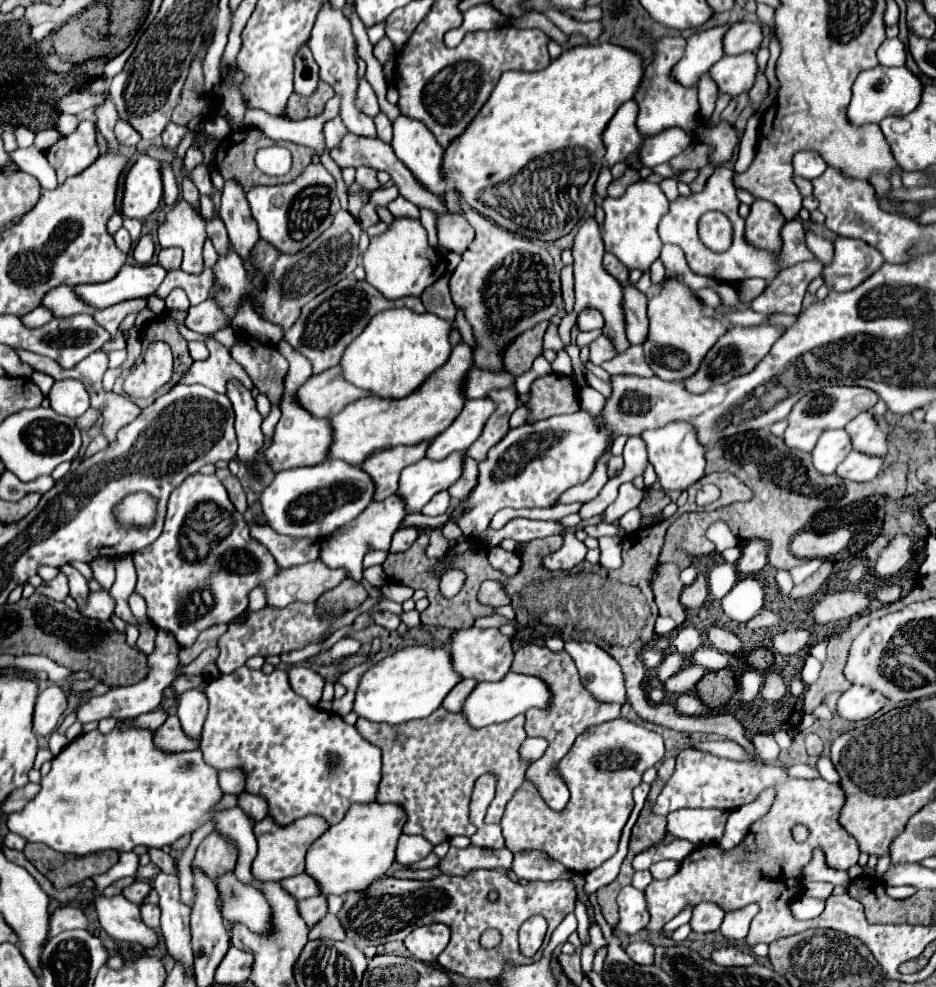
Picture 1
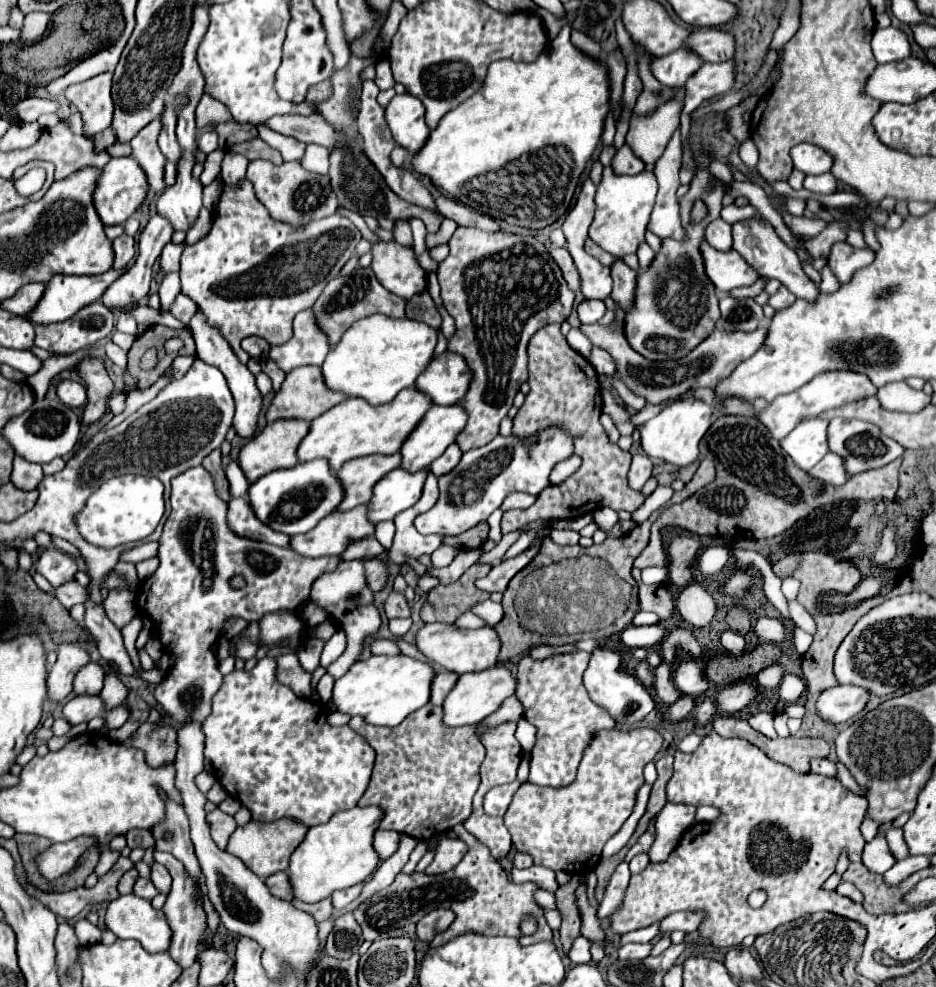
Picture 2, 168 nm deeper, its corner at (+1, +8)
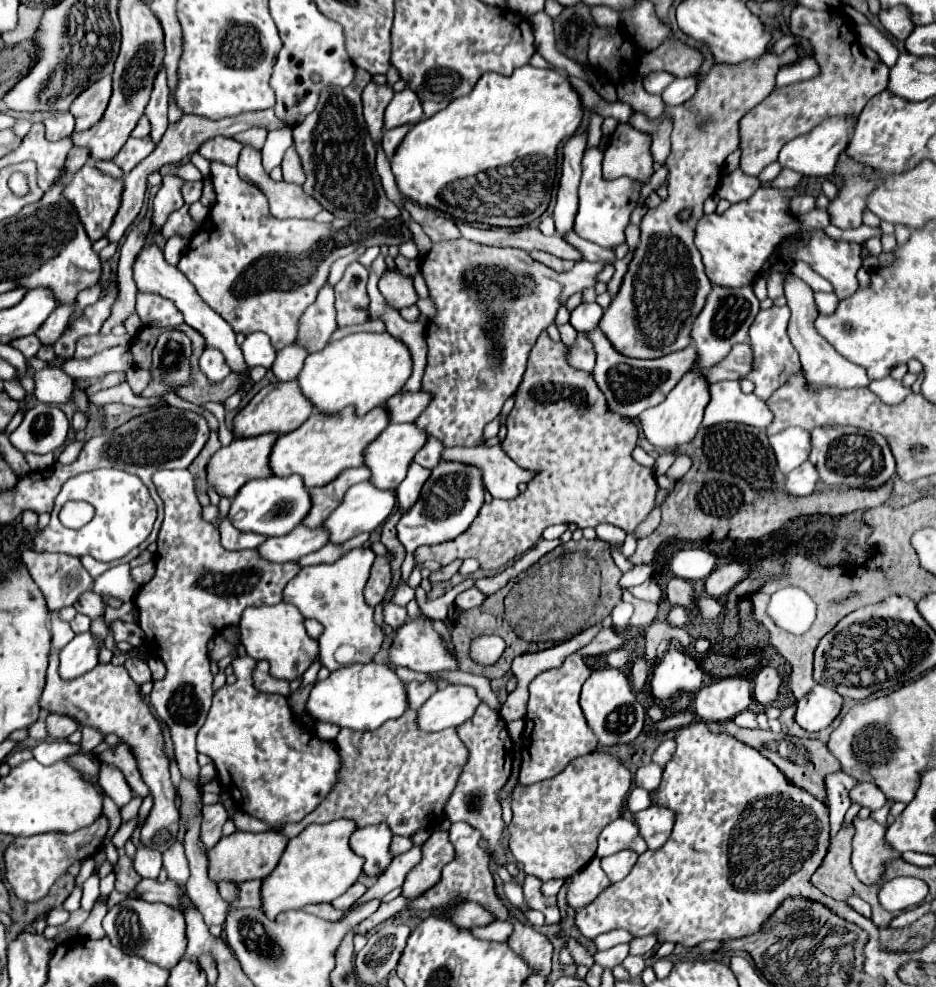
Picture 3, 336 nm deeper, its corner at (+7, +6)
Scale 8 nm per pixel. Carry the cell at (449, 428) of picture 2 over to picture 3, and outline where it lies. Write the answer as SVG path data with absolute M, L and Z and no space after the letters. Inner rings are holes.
M392 424L380 438L376 438L368 450L364 450L364 466L370 470L370 480L380 490L394 490L404 478L410 462L414 460L414 454L426 444L426 432L420 430L416 424Z

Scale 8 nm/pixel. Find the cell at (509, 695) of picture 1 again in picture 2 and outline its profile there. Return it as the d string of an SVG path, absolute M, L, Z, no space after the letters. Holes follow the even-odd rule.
M506 666L498 668L488 668L484 672L474 672L474 674L462 674L458 678L458 684L452 688L444 702L444 724L446 726L466 726L466 724L478 724L482 718L488 714L496 712L502 702L510 696L516 694L518 680L512 676L512 672Z

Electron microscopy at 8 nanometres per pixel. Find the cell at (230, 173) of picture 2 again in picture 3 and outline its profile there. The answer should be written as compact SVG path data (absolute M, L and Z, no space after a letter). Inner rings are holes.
M216 136L216 138L210 138L208 142L204 142L198 152L208 158L208 160L218 160L222 164L228 164L228 166L236 166L238 162L238 154L242 150L242 144L236 142L234 138L224 138L224 136Z

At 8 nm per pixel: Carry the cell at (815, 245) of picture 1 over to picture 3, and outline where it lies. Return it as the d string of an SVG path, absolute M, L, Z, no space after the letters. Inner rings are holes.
M818 292L818 294L814 294L814 300L816 300L816 308L820 314L834 314L834 310L838 306L838 298L834 294Z

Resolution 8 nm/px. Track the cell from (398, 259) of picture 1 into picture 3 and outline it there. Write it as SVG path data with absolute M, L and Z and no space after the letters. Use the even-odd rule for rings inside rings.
M398 270L384 272L378 288L380 288L382 296L386 298L386 304L394 310L412 306L418 300L418 296L414 292L414 286L412 286L412 278L402 276Z

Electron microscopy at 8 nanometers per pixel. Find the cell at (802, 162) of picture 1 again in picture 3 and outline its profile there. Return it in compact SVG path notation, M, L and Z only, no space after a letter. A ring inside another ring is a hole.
M832 116L824 122L820 122L820 126L816 126L810 134L798 136L794 140L790 140L778 156L778 162L782 168L792 168L796 172L800 172L802 176L828 176L834 172L840 154L846 150L852 132L856 126L856 118L850 116Z

